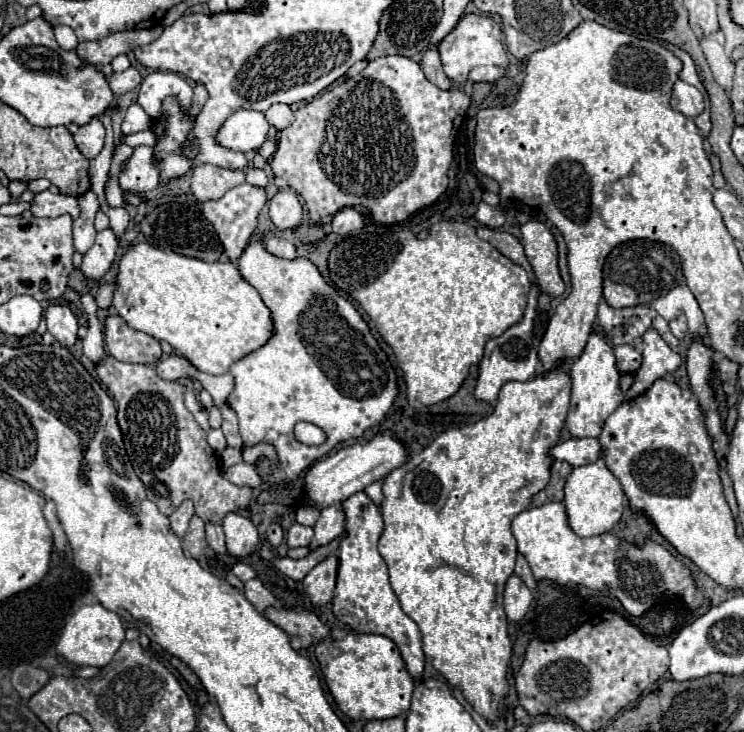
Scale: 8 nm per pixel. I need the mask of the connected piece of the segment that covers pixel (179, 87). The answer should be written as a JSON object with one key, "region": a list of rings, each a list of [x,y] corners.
{"region":[[[152,72],[140,84],[138,104],[144,108],[144,112],[152,120],[158,120],[158,118],[164,116],[162,102],[168,96],[174,96],[178,100],[182,112],[190,110],[192,86],[182,76],[178,76],[174,72]]]}

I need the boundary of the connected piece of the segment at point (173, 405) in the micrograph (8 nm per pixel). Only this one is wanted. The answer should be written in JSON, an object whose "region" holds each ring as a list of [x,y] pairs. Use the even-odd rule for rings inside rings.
{"region":[[[108,356],[102,364],[98,364],[96,370],[98,370],[98,376],[102,378],[102,382],[112,392],[114,400],[118,402],[118,424],[124,434],[126,454],[128,454],[138,478],[146,486],[148,500],[154,502],[162,514],[170,516],[184,500],[192,500],[196,514],[200,518],[220,524],[228,512],[248,508],[252,490],[240,488],[222,478],[218,456],[210,448],[210,444],[206,440],[206,432],[200,428],[200,424],[194,420],[194,416],[184,406],[184,386],[182,384],[158,378],[156,370],[152,366],[120,362],[120,360],[114,360],[112,356]]]}

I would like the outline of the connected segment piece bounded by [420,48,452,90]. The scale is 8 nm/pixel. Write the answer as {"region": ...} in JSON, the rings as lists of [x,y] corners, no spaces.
{"region":[[[428,48],[428,50],[426,50],[426,54],[422,56],[420,66],[422,66],[422,70],[424,70],[426,78],[428,78],[434,86],[438,86],[440,90],[450,90],[452,82],[448,80],[448,76],[446,76],[446,74],[444,74],[444,70],[442,70],[440,54],[438,54],[438,50],[436,50],[436,48]]]}

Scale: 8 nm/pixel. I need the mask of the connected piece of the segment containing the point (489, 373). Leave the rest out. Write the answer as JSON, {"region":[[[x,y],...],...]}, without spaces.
{"region":[[[532,286],[530,296],[528,296],[528,306],[526,306],[526,312],[524,312],[524,320],[516,326],[510,326],[502,336],[492,338],[486,344],[486,352],[484,352],[484,358],[480,362],[478,384],[476,384],[476,390],[474,390],[474,396],[478,400],[494,402],[498,398],[500,388],[506,382],[512,382],[512,380],[526,382],[536,374],[536,370],[538,370],[538,350],[532,344],[532,324],[534,324],[534,316],[536,316],[538,296],[540,296],[540,288]]]}

